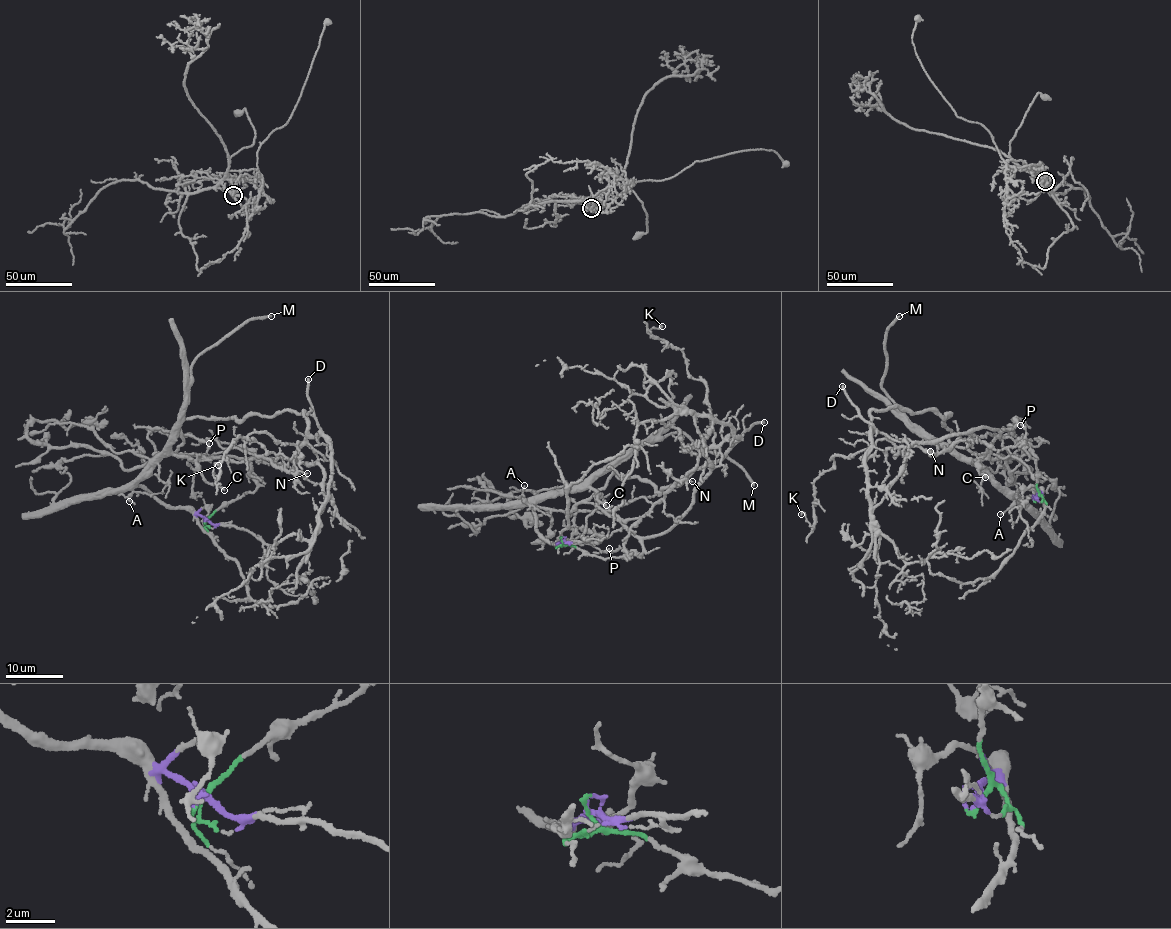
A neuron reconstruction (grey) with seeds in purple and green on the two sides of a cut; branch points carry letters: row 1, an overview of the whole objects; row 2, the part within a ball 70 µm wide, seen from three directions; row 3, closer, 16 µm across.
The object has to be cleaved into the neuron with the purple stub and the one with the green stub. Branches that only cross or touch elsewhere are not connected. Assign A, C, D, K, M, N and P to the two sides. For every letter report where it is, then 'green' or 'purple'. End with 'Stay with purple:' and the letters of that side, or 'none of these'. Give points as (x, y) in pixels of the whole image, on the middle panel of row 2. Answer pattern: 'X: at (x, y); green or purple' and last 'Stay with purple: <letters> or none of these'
A: at (524, 485); purple
C: at (606, 505); purple
D: at (764, 422); green
K: at (662, 326); green
M: at (754, 485); purple
N: at (692, 481); green
P: at (609, 548); green
Stay with purple: A, C, M

